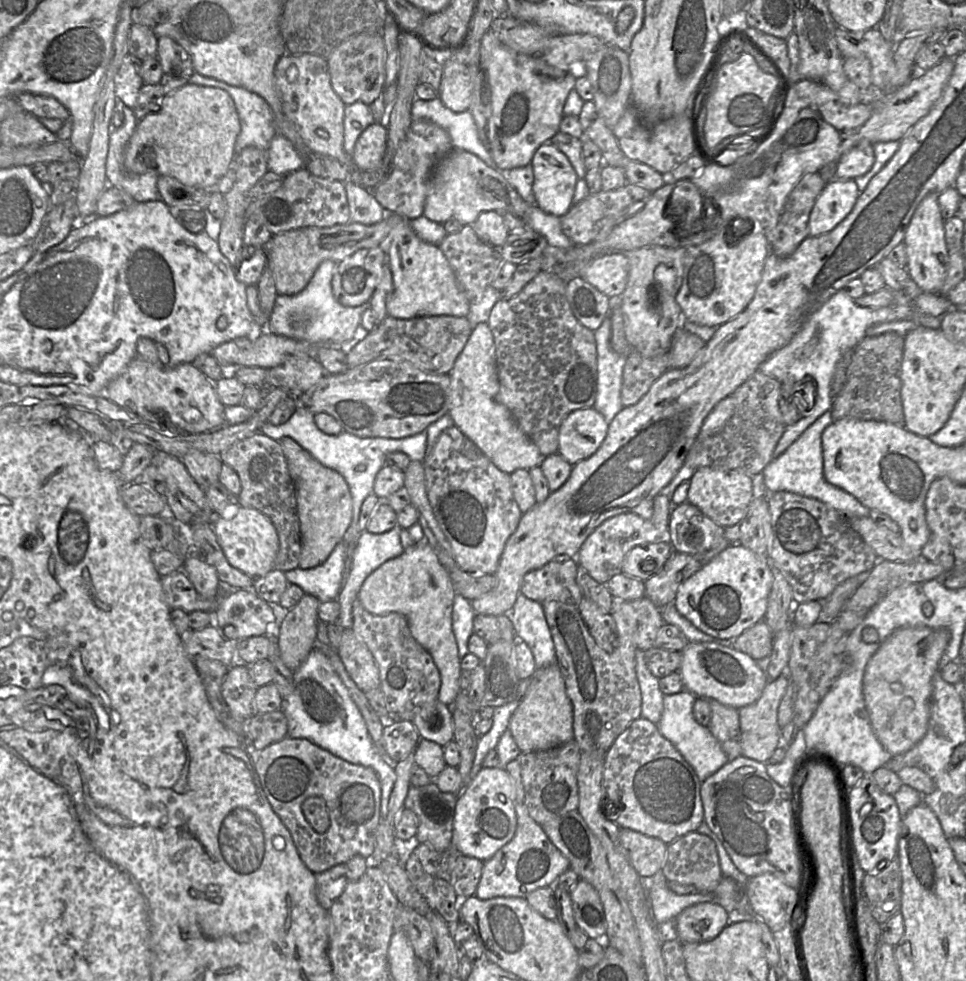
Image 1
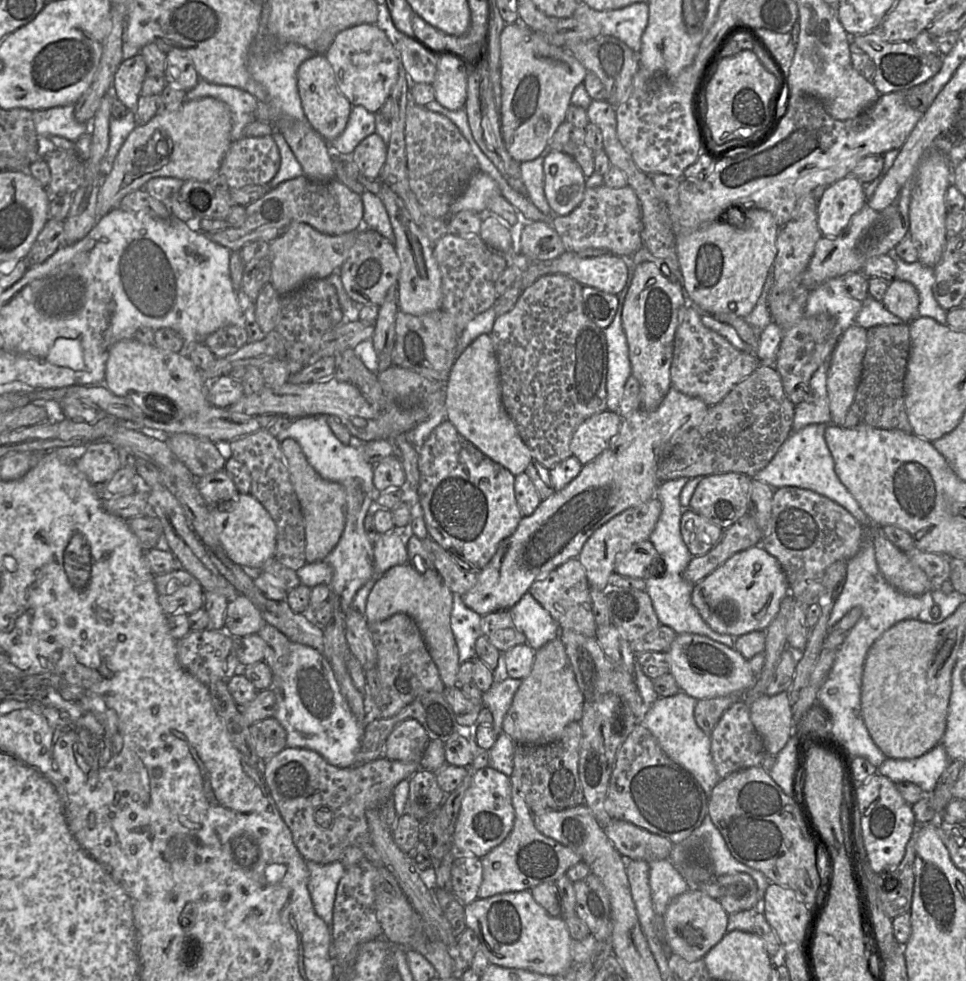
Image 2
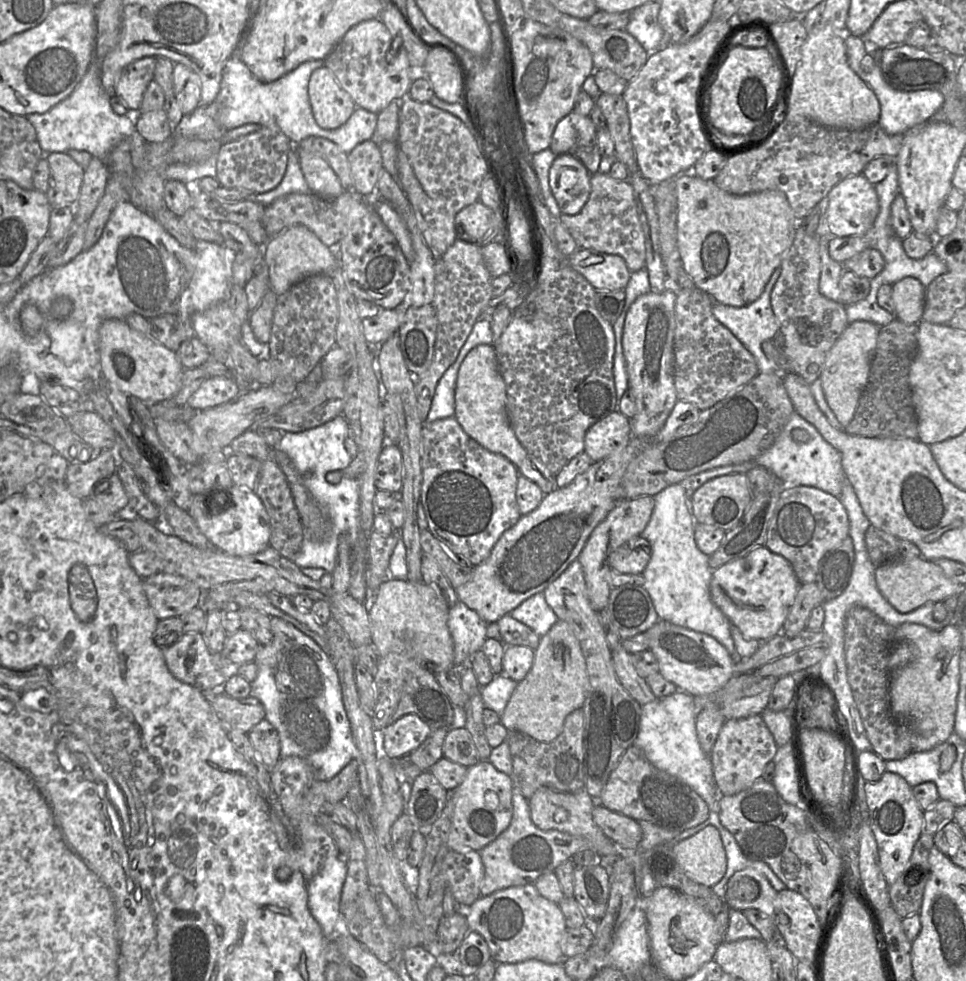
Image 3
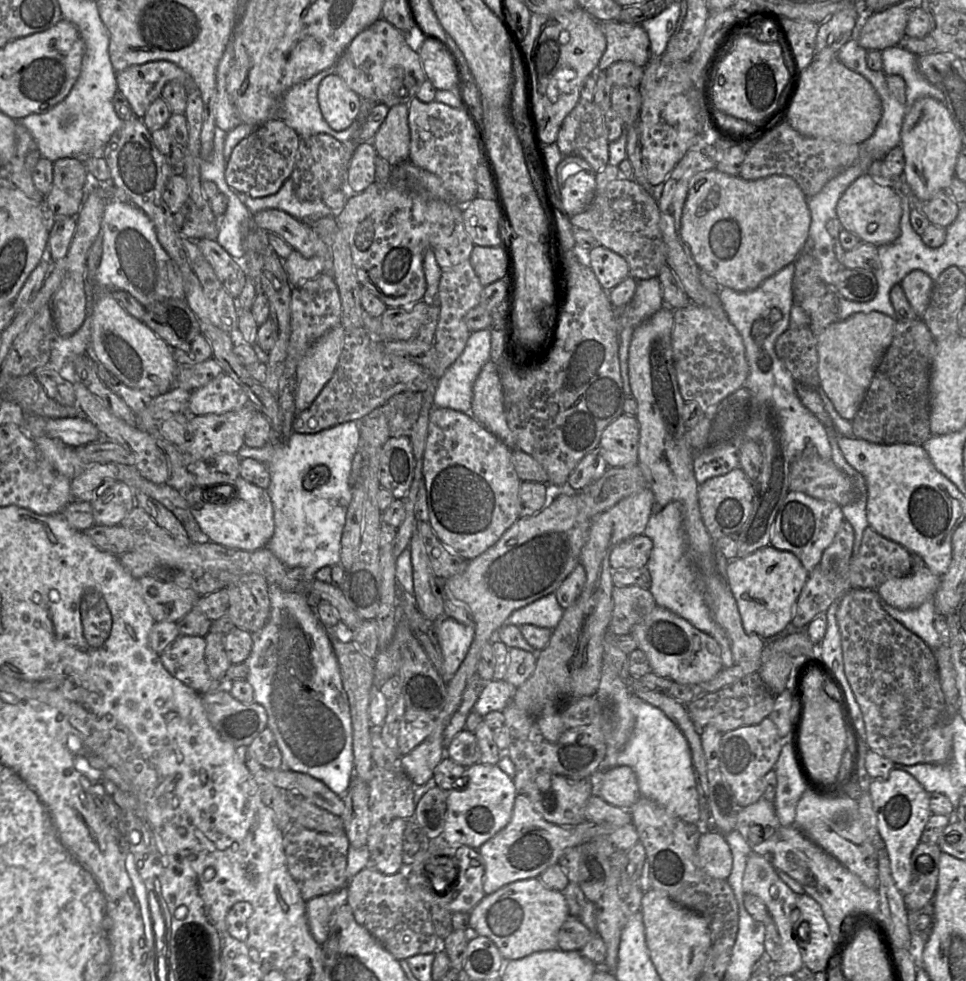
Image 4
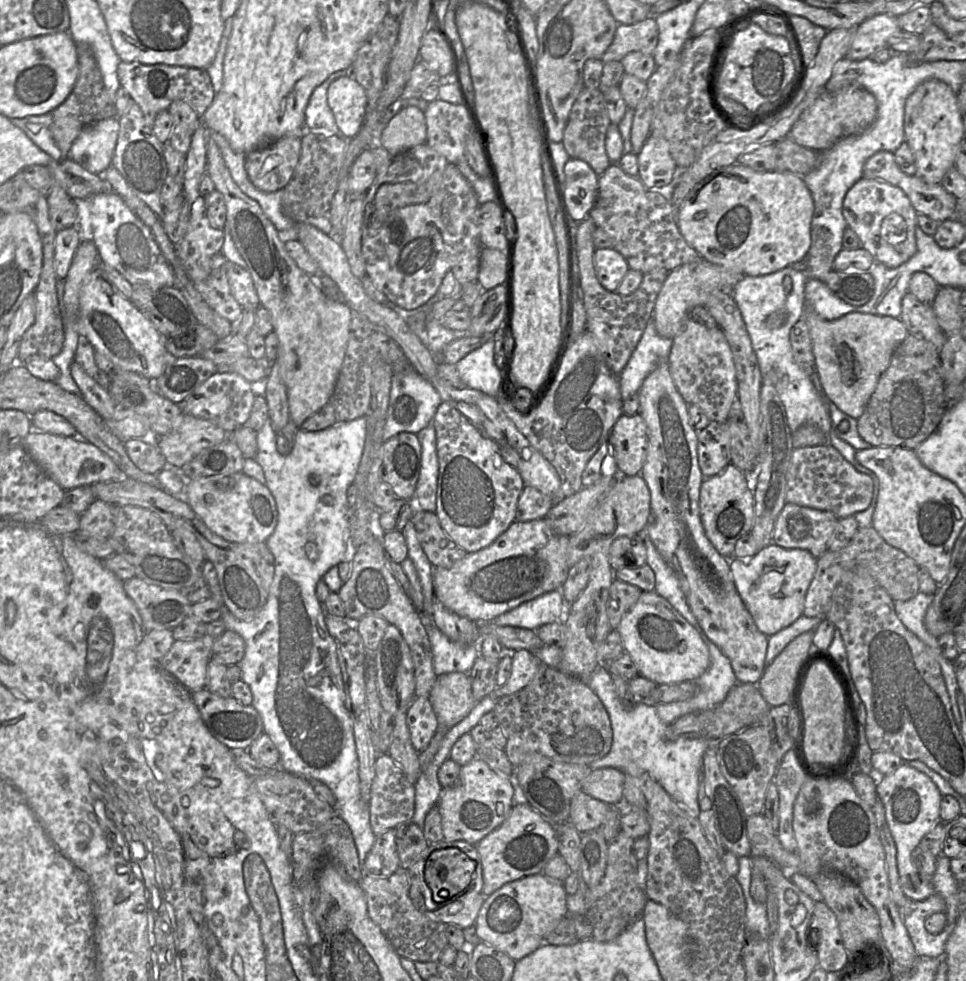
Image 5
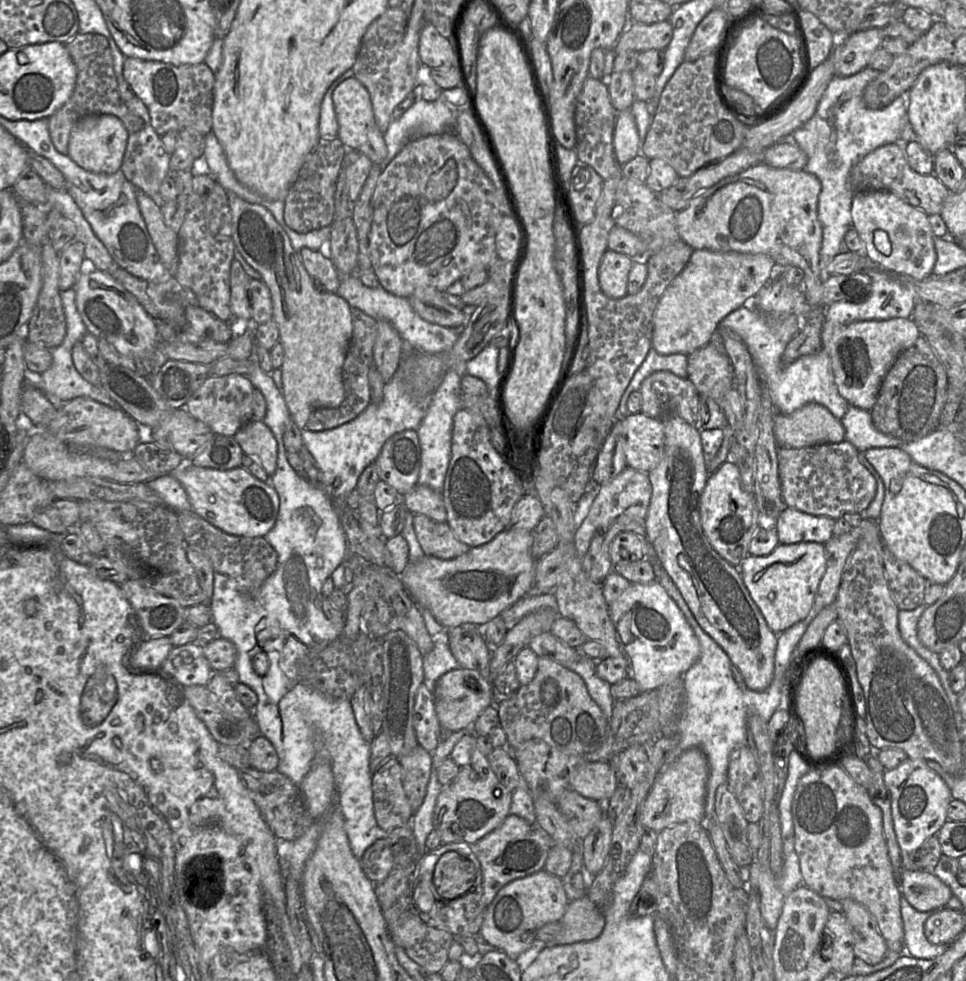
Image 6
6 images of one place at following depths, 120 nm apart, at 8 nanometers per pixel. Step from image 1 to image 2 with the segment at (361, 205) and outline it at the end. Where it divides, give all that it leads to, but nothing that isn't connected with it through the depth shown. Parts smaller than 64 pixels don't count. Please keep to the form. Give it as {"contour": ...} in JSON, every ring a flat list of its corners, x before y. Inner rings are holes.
{"contour":[[367,190,360,195,363,203,363,226,377,231,394,245,395,235,386,208,379,196]]}

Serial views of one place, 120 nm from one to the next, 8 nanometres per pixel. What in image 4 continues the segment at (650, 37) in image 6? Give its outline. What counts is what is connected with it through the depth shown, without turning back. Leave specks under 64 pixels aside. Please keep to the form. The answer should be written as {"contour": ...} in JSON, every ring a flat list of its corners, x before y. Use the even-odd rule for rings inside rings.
{"contour":[[618,21,601,22,607,46,597,68,605,72,612,64,630,61,645,67,651,60,650,39,640,24,624,24]]}

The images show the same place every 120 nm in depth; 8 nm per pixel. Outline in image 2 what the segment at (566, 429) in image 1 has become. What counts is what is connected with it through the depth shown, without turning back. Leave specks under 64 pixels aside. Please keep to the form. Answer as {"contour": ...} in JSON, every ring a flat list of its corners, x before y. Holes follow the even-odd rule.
{"contour":[[609,410,597,413,575,430,570,450,582,465,585,465,600,455,617,436,622,417,619,413]]}

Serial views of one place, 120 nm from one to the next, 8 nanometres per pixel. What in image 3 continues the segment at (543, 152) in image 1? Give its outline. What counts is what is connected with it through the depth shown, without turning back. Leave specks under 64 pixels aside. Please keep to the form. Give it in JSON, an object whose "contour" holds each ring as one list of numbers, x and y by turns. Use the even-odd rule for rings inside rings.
{"contour":[[556,156,549,170,549,185,561,215,578,214,589,199,591,174,575,156]]}

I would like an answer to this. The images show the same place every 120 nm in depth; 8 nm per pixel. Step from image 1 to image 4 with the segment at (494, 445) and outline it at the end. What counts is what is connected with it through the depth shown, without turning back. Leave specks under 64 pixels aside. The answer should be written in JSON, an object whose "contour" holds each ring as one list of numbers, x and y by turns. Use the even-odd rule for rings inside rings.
{"contour":[[491,360,475,380,470,414,510,449,518,449,506,420,498,366]]}

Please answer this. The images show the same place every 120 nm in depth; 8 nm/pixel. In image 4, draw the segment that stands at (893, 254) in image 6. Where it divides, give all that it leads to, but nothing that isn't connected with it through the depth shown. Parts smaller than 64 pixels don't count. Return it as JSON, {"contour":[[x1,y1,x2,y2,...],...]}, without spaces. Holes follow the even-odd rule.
{"contour":[[865,173,853,181,839,198,836,213,845,229,862,242,876,247,894,242,901,233,902,198,892,187,881,185]]}

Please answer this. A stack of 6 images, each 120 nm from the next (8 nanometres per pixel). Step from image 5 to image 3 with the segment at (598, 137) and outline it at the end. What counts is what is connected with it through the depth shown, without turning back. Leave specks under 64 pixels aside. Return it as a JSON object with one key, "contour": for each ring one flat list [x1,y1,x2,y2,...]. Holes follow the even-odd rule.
{"contour":[[571,112,556,125,549,149,556,156,561,154,575,156,591,175,596,174,602,160,597,132,590,116]]}

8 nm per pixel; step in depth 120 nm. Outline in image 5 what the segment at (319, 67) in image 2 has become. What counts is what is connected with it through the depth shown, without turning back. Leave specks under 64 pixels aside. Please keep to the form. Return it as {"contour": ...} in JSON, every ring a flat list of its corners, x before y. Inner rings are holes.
{"contour":[[351,74,341,76,329,85,327,102,342,134,350,139,355,137,366,113,364,88]]}

